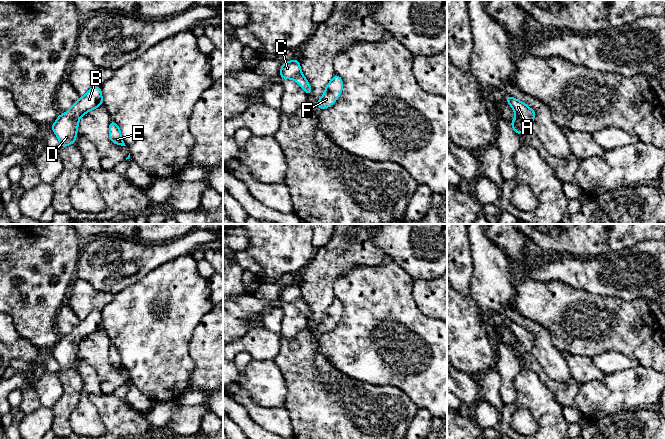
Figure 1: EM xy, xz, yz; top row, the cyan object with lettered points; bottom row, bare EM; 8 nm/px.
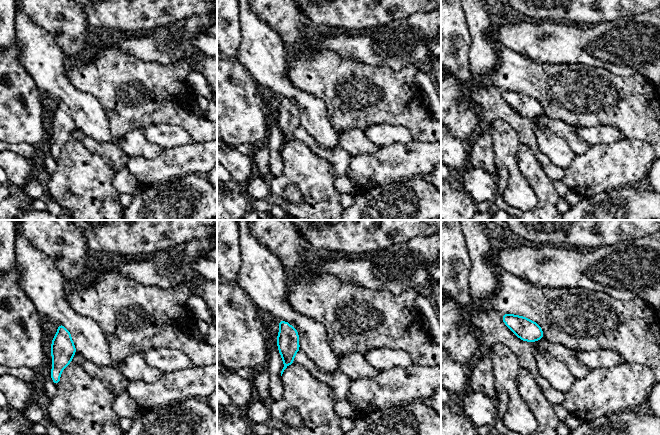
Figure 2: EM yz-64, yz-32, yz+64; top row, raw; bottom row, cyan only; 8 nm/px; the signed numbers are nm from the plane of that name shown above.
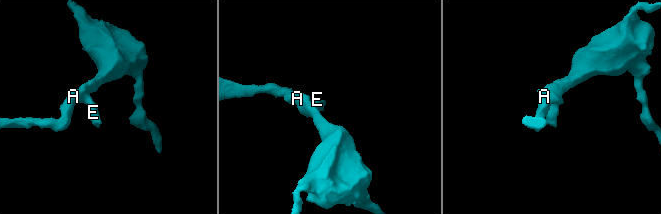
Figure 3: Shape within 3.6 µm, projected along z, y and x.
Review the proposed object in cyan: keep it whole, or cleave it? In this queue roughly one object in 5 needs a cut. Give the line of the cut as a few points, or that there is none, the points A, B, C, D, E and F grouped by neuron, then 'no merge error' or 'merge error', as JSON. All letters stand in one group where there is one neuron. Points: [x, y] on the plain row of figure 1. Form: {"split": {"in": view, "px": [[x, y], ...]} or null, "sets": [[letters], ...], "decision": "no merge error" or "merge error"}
{"split": null, "sets": [["A", "B", "C", "D", "E", "F"]], "decision": "no merge error"}

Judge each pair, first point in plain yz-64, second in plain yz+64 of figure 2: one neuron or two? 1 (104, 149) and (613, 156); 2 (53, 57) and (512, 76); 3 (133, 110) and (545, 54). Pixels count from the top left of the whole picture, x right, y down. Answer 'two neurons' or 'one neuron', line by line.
1: two neurons
2: two neurons
3: two neurons

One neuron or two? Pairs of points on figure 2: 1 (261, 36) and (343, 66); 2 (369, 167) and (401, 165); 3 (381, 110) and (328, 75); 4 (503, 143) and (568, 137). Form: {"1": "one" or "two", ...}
{"1": "two", "2": "one", "3": "one", "4": "two"}

